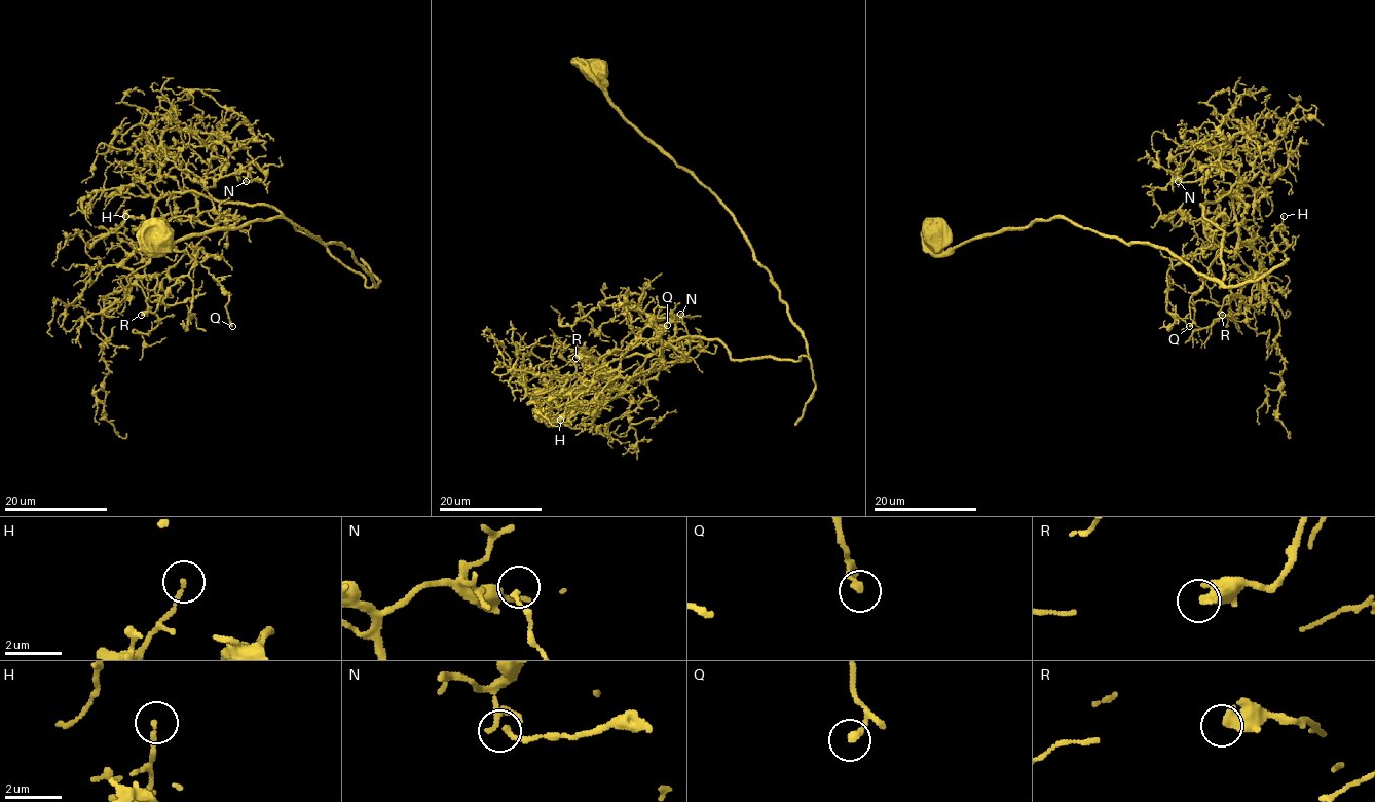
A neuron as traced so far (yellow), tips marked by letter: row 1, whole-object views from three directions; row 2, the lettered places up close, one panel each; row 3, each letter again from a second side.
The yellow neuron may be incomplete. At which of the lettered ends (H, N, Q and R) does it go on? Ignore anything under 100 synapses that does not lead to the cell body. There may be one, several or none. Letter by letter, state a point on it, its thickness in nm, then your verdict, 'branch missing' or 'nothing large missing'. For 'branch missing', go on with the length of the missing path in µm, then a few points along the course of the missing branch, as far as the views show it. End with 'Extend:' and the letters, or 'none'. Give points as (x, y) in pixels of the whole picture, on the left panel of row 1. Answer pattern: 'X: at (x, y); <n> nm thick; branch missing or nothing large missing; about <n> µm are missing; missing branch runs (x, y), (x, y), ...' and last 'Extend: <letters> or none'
H: at (125, 216); 150 nm thick; nothing large missing
N: at (246, 181); 120 nm thick; nothing large missing
Q: at (232, 326); 180 nm thick; nothing large missing
R: at (141, 315); 480 nm thick; nothing large missing
Extend: none

